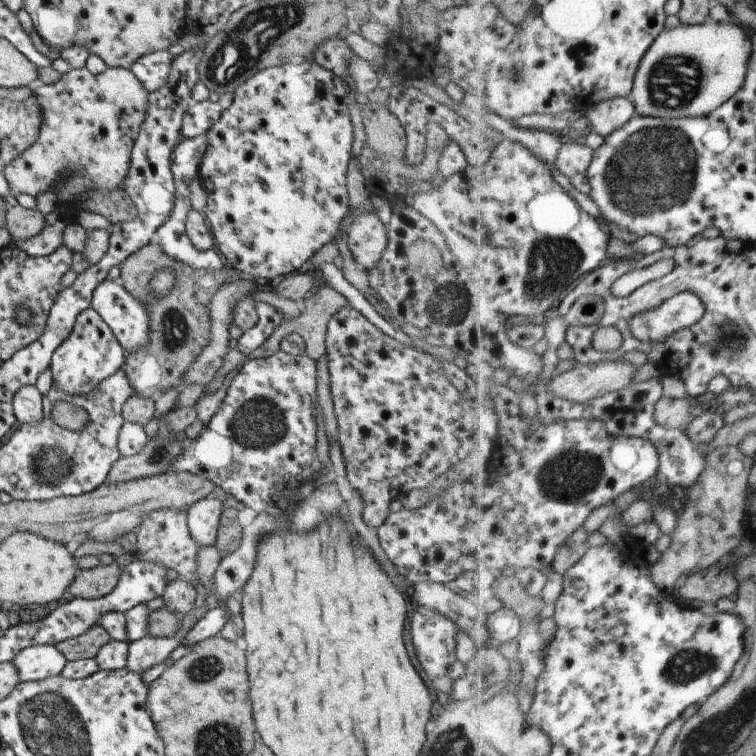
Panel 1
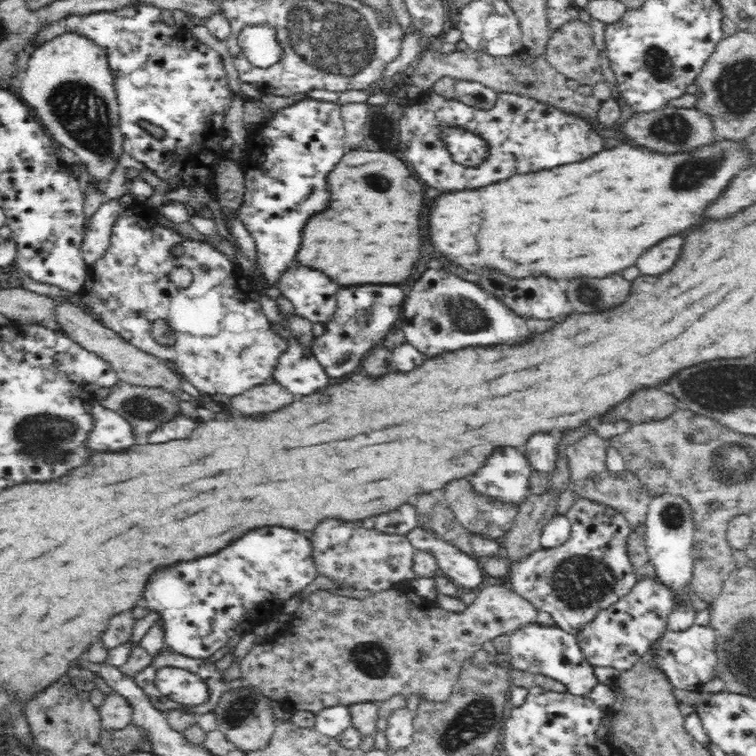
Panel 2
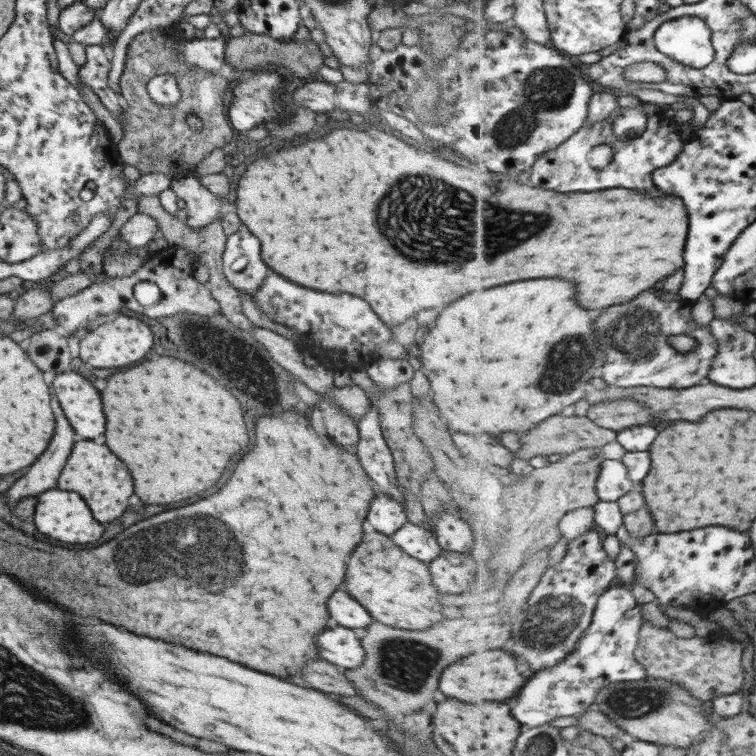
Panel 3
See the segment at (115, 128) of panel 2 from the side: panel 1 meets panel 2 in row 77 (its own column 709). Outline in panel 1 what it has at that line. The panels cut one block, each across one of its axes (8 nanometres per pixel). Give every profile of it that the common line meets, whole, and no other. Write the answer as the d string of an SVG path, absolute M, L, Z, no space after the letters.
M709 19L699 25L682 24L673 30L665 29L647 50L636 74L634 89L630 94L636 112L643 116L667 119L707 116L729 102L746 84L754 54L755 42L751 40L751 34L747 34L747 30L740 24L730 21L722 23Z

